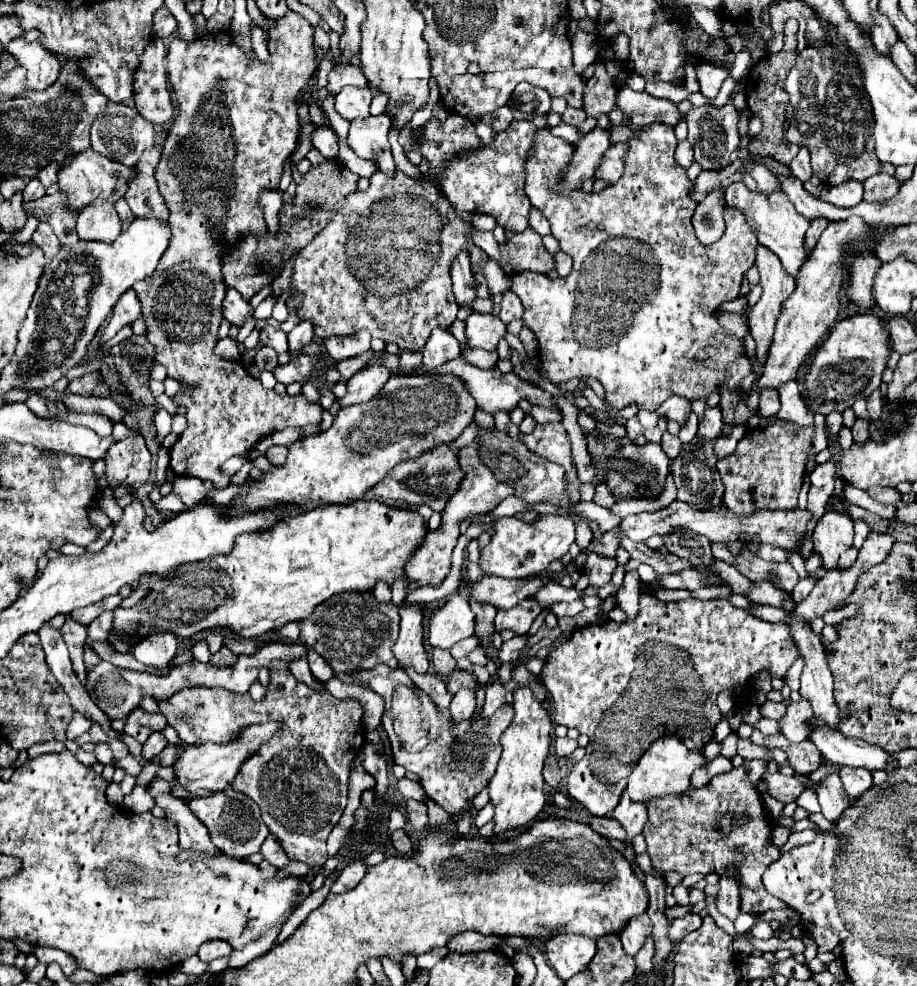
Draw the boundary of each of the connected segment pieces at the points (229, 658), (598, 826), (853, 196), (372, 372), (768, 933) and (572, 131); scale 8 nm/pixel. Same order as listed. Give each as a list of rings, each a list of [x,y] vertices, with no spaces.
[[[226,646],[218,652],[218,654],[212,654],[212,658],[210,658],[210,664],[212,666],[230,666],[230,664],[234,664],[236,662],[236,654],[234,652],[230,652]]]
[[[592,816],[590,818],[590,828],[596,830],[598,834],[602,834],[604,838],[616,838],[624,846],[630,846],[630,840],[626,838],[626,830],[622,830],[622,826],[614,818],[608,818],[608,816]]]
[[[848,180],[838,186],[825,186],[821,191],[823,201],[839,207],[852,207],[863,200],[863,184]]]
[[[370,366],[360,372],[356,372],[350,380],[346,380],[346,396],[336,398],[340,406],[352,406],[360,402],[368,402],[378,394],[378,390],[386,384],[390,378],[390,372],[380,366]]]
[[[756,918],[756,922],[754,922],[754,926],[752,926],[750,932],[752,932],[752,936],[762,938],[762,940],[768,940],[768,938],[774,936],[774,930],[770,928],[770,924],[764,922],[764,920],[760,920],[760,918]]]
[[[560,122],[560,124],[549,128],[549,130],[554,136],[560,136],[560,138],[564,138],[564,140],[568,140],[568,142],[576,142],[576,140],[580,138],[580,134],[578,134],[576,127],[570,126],[565,122]]]

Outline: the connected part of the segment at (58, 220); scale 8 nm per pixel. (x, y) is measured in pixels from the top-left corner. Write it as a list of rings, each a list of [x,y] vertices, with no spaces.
[[[54,194],[54,196],[42,196],[38,200],[32,200],[32,202],[24,202],[22,208],[26,212],[26,216],[34,216],[38,218],[40,222],[46,222],[52,226],[54,234],[58,236],[58,240],[64,244],[64,246],[70,246],[78,240],[76,236],[76,214],[70,214],[66,212],[66,208],[62,208],[64,204],[64,196],[62,194]]]

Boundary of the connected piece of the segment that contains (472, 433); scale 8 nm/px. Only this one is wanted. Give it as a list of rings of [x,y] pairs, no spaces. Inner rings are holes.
[[[477,423],[470,424],[470,426],[468,426],[450,445],[457,451],[460,451],[463,447],[470,444],[475,439],[478,428],[479,425]]]

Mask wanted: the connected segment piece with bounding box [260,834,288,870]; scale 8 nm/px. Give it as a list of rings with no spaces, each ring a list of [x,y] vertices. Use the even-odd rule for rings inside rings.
[[[272,834],[264,840],[264,844],[262,844],[262,848],[260,848],[260,854],[264,856],[264,860],[268,860],[268,862],[270,862],[274,868],[278,868],[278,870],[288,864],[286,852],[282,850],[282,846],[278,846],[278,842],[274,840]]]

